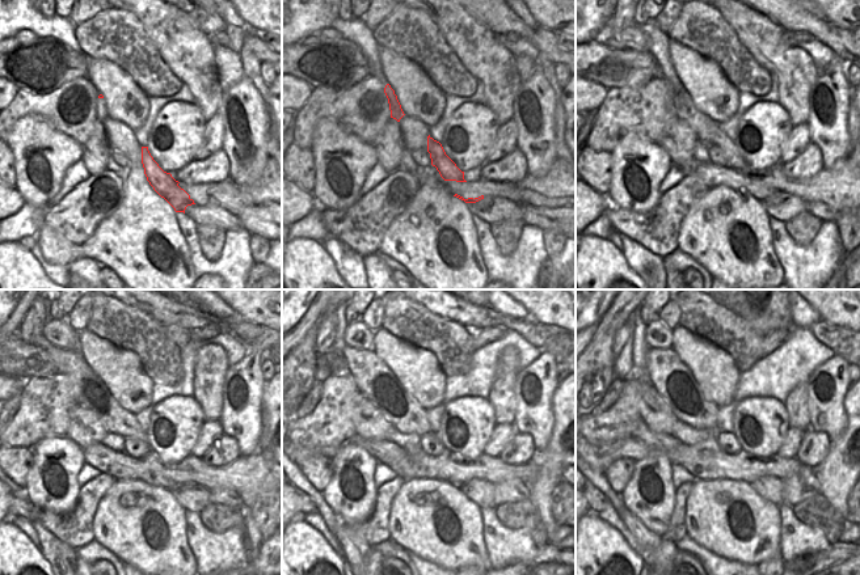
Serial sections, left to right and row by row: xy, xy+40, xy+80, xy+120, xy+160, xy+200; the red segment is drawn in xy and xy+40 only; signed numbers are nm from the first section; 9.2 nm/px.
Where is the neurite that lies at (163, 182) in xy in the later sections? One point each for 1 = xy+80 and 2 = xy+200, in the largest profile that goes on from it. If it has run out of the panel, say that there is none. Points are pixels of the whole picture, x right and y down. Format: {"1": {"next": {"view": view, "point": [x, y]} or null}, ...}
{"1": {"next": {"view": "xy+80", "point": [708, 130]}}, "2": {"next": {"view": "xy+200", "point": [673, 379]}}}

